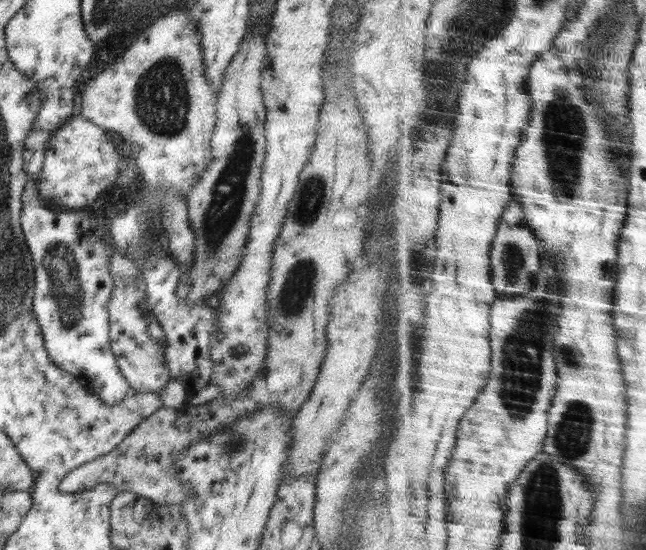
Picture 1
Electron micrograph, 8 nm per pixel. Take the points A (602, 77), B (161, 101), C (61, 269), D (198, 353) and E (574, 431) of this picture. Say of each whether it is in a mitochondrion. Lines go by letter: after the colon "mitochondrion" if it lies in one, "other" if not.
A: mitochondrion
B: mitochondrion
C: mitochondrion
D: other
E: mitochondrion

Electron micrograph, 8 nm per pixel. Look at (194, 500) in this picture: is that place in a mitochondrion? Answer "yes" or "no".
no

